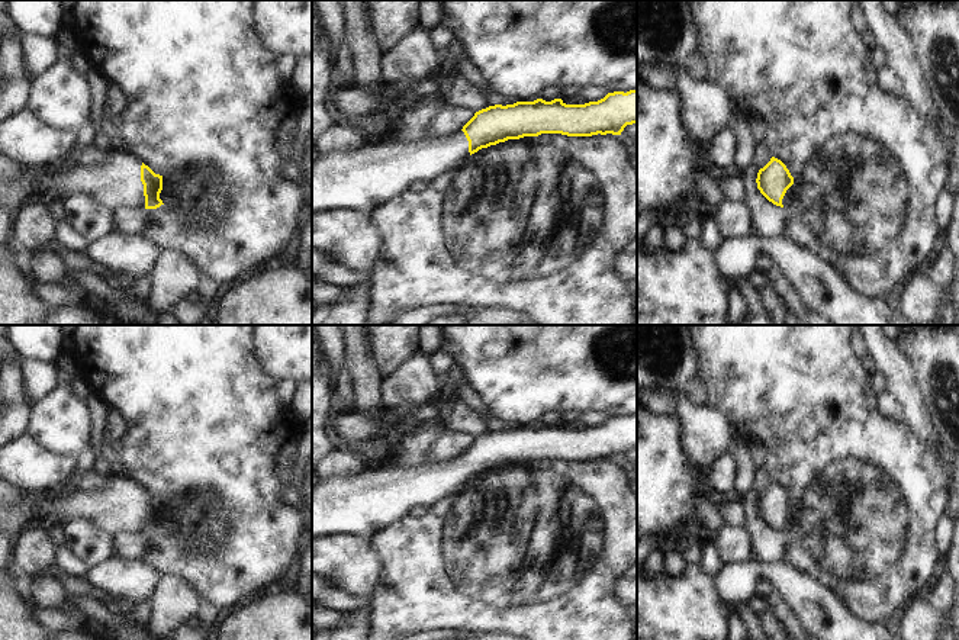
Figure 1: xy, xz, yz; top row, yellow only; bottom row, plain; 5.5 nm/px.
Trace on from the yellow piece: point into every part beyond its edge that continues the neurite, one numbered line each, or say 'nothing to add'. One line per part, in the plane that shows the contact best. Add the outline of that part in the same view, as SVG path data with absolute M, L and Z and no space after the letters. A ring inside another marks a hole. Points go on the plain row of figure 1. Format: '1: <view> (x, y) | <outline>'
1: xy (115, 508) | M109 475L106 485L99 491L74 489L44 499L32 522L49 528L83 518L113 538L118 534L144 534L141 491L142 486L126 476Z

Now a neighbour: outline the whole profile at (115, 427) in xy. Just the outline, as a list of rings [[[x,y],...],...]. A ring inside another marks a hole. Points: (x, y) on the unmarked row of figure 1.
[[[109,408],[104,431],[107,432],[109,443],[119,441],[120,438],[125,437],[126,425],[123,418],[116,409]]]

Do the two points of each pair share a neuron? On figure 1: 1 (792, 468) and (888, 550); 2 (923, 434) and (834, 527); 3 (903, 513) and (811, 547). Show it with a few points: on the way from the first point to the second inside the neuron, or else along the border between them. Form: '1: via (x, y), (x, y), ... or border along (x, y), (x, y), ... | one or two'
1: via (818, 494), (848, 531), (862, 533) | one
2: border along (904, 421), (922, 440), (943, 447) | two
3: via (879, 513), (874, 513), (852, 534), (834, 542) | one

